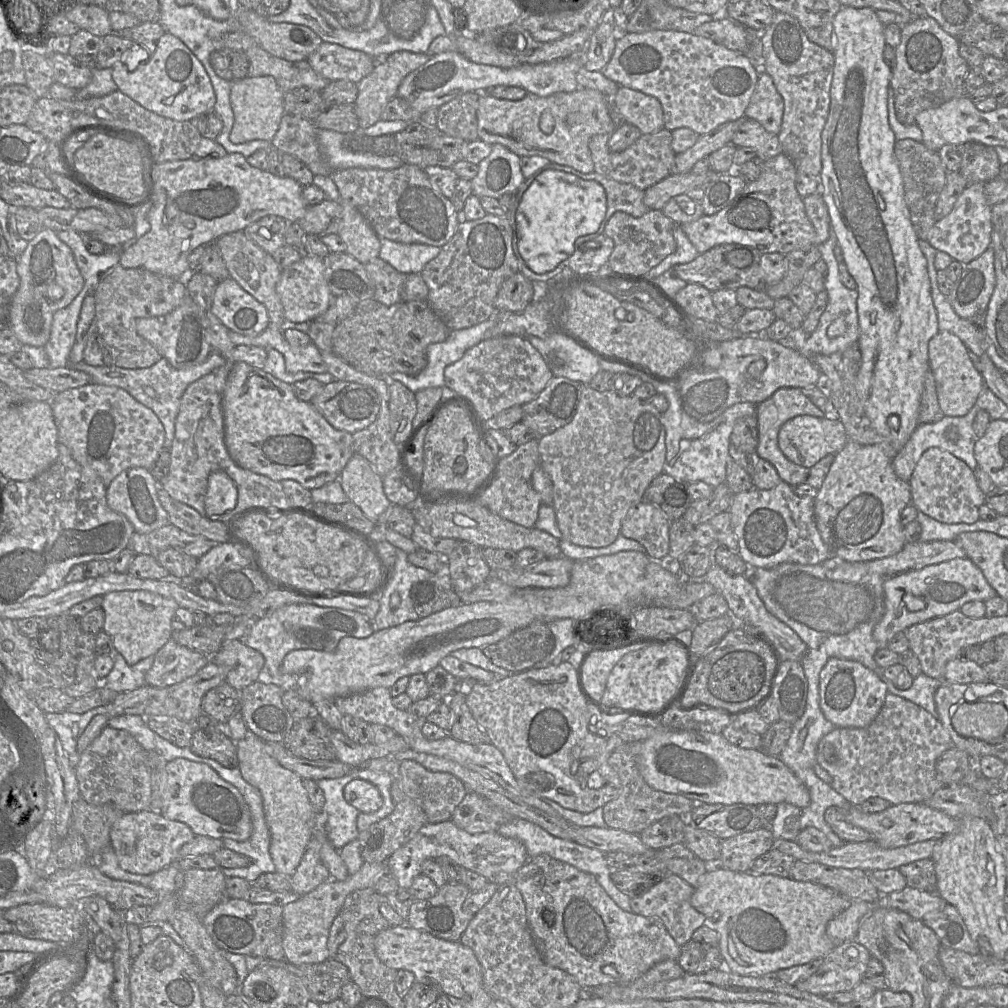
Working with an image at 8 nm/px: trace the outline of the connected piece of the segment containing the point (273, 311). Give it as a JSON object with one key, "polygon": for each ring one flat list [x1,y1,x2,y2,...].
{"polygon":[[243,231,224,234,216,239,214,243,219,250,230,277,243,290,265,306,271,326,282,330,285,322,284,310,276,292,276,286,280,279,282,269,273,257,252,240,248,239]]}

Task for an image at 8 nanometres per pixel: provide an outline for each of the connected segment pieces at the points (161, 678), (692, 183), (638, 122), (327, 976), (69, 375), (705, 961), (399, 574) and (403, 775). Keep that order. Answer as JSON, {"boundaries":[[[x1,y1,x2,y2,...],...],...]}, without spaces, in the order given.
{"boundaries":[[[170,638,153,656,153,665,145,674,145,684,168,687,196,674,210,657,189,649]],[[711,170,703,174,694,174,690,171,669,175,644,191,644,204,650,210,662,211,662,208,672,197,686,194,698,186,706,187,707,183,716,175,719,174]],[[620,86,611,98,611,107,617,110,621,121,636,126,642,134,652,134,664,128,660,101,643,92]],[[329,958,318,964,299,966,287,962,287,969,303,980,310,1000,318,1004,338,999,341,988,351,981,347,967,335,958]],[[72,366,57,368,33,367,23,371,29,381,55,392,77,388,91,382,91,378,87,373,77,370]],[[690,940,680,948,677,961,686,974,701,974,717,968,726,968,717,945]],[[397,548,394,568,380,596,380,609,374,618,376,629,400,625,406,621,416,621,416,613,410,596,414,584,432,576,430,571,409,563,407,553]],[[413,760,400,762,399,780,404,795,423,810,427,823,439,823,451,819,454,810,468,792,464,783,454,775,430,771]]]}

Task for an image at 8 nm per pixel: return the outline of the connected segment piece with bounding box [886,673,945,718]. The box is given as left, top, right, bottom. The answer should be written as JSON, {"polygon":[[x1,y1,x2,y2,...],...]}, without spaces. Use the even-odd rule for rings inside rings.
{"polygon":[[921,673,914,678,912,686,907,690,900,690,893,684,886,684,886,686,888,693,900,696,919,705,935,718,938,718,934,696,944,681,944,679,932,678]]}

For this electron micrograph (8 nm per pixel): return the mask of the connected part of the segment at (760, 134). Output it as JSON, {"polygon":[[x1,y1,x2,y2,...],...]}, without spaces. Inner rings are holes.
{"polygon":[[745,119,734,133,731,143,737,148,751,147,764,162,782,153,778,135,772,134,756,120]]}

